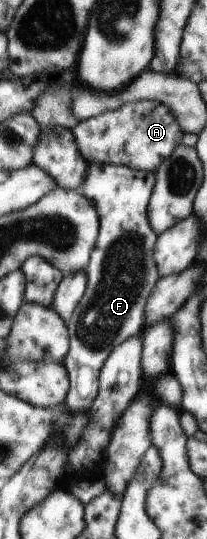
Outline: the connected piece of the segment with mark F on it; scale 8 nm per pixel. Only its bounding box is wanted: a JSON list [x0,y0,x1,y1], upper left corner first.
[64,164,159,412]

